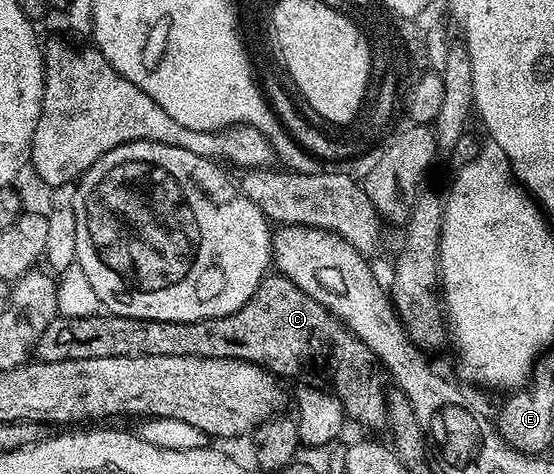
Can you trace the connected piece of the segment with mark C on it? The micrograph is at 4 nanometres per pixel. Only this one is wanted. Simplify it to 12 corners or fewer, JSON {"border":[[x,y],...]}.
{"border":[[279,273],[246,305],[179,323],[58,317],[41,363],[119,355],[237,359],[277,377],[332,354],[331,390],[388,422],[372,352]]}

